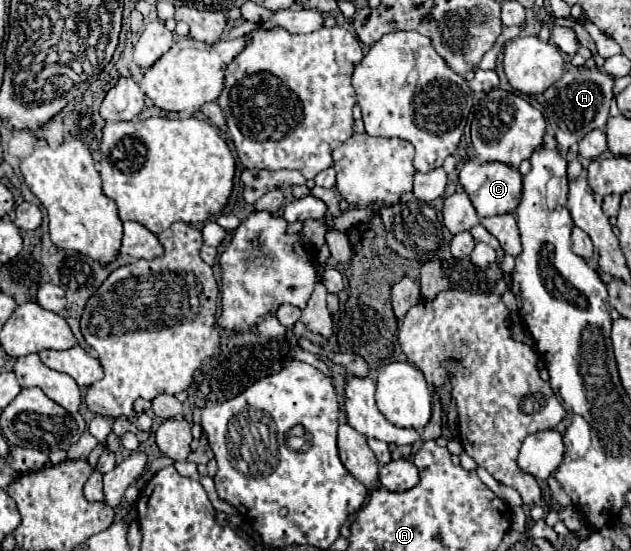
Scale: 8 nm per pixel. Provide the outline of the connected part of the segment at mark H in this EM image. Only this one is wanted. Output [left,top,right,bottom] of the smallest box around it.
[541,66,615,156]

